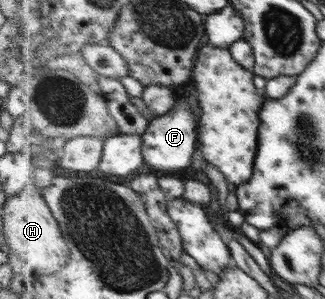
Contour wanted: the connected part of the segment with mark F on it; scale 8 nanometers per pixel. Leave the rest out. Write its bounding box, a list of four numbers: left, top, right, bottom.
[142,97,199,174]

